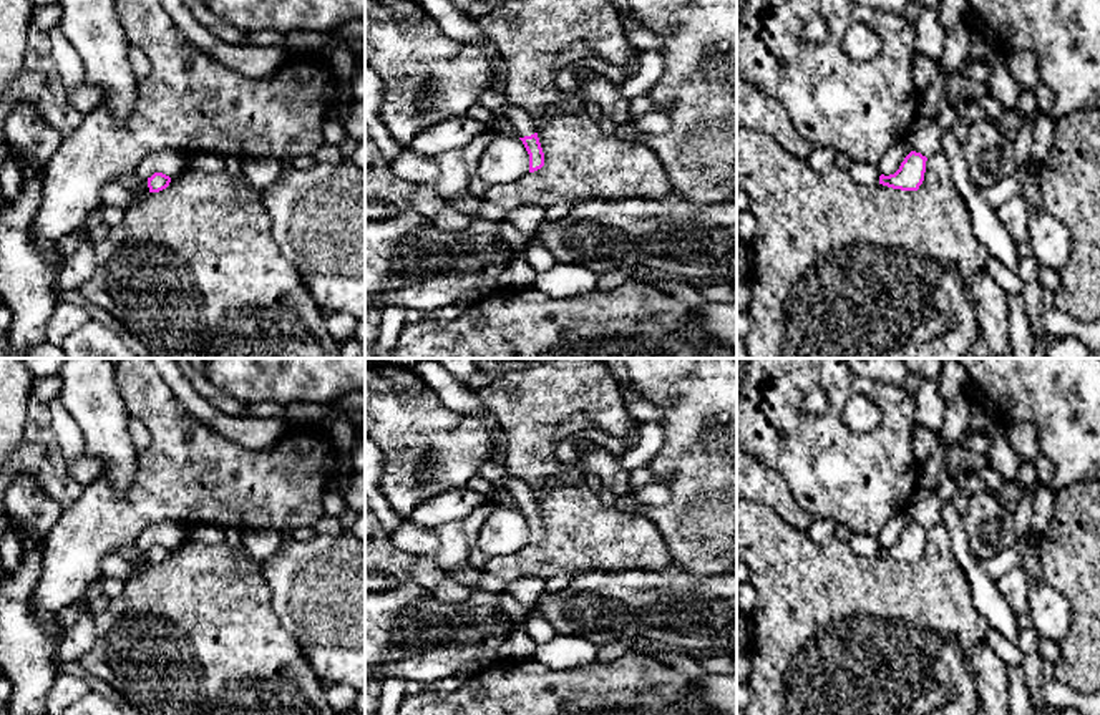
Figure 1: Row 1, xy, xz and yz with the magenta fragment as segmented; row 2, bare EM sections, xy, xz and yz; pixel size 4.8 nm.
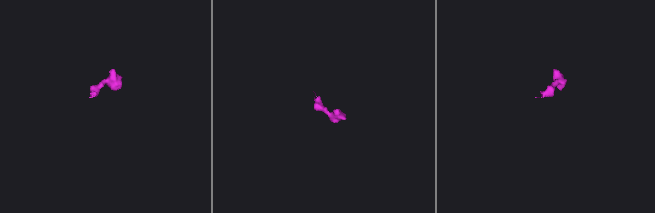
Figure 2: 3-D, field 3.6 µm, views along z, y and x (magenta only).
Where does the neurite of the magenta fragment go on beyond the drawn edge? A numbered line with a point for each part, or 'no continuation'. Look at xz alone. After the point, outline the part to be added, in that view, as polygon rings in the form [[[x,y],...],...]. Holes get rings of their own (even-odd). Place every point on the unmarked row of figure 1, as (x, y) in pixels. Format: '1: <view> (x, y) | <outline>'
1: xz (525, 498) | [[[508,471],[504,473],[504,483],[508,491],[513,494],[518,509],[531,508],[536,504],[534,493],[528,484],[511,476]]]

